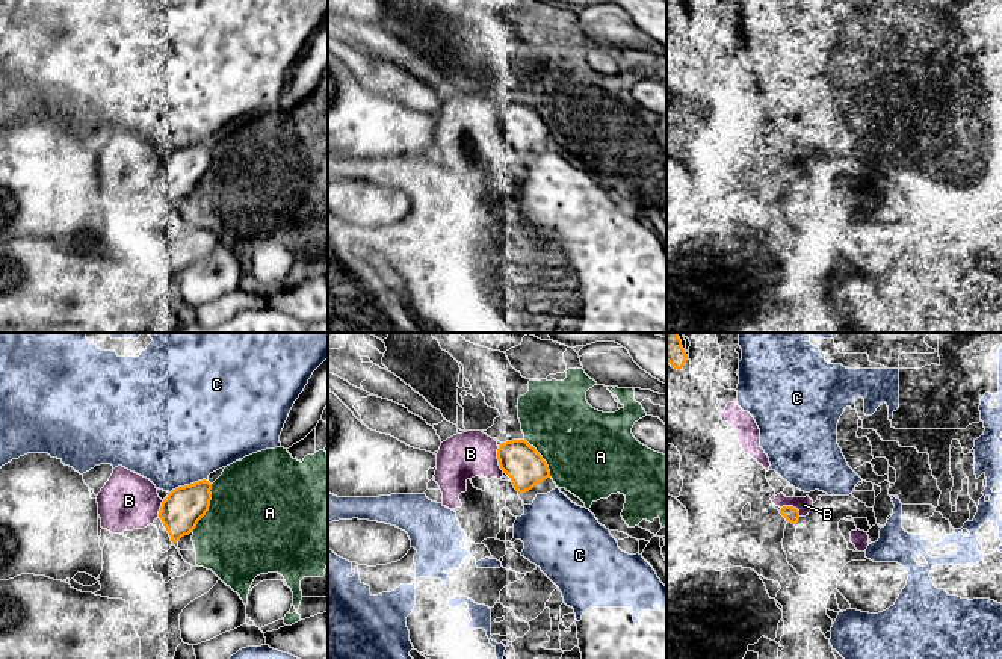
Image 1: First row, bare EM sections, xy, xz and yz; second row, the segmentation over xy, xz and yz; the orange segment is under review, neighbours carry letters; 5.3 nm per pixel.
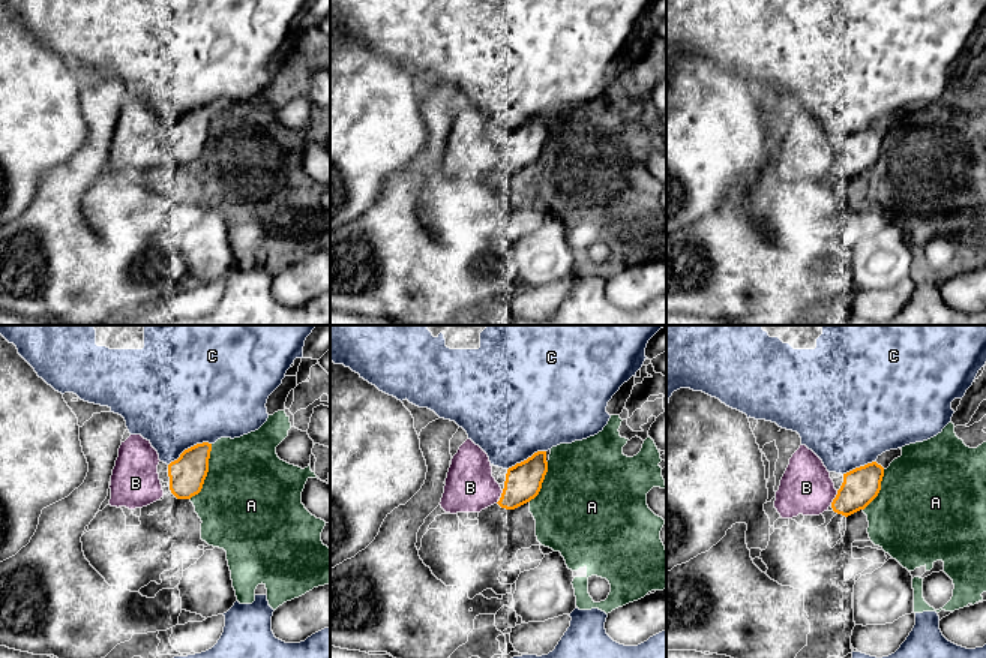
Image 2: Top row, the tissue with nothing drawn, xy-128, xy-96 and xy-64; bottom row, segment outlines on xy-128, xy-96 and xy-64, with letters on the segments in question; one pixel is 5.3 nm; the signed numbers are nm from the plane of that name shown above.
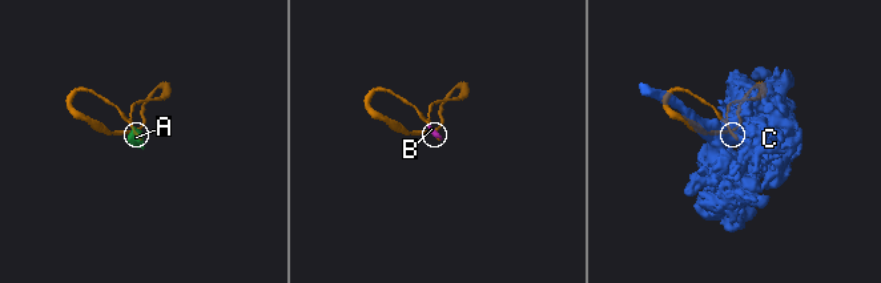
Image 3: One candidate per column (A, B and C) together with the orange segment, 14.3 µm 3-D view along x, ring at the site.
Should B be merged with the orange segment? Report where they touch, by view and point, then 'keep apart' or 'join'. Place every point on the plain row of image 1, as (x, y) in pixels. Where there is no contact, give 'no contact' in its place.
xz (497, 120) | join

